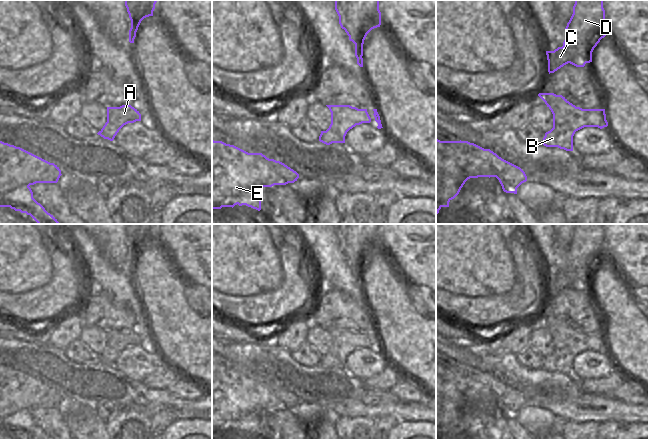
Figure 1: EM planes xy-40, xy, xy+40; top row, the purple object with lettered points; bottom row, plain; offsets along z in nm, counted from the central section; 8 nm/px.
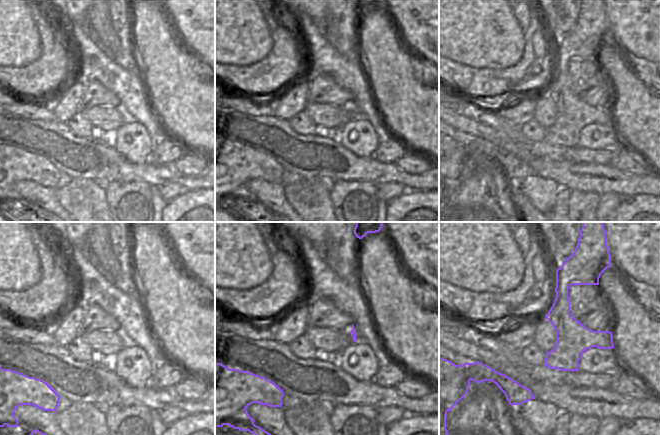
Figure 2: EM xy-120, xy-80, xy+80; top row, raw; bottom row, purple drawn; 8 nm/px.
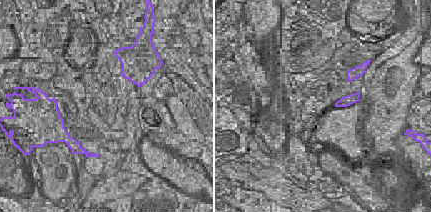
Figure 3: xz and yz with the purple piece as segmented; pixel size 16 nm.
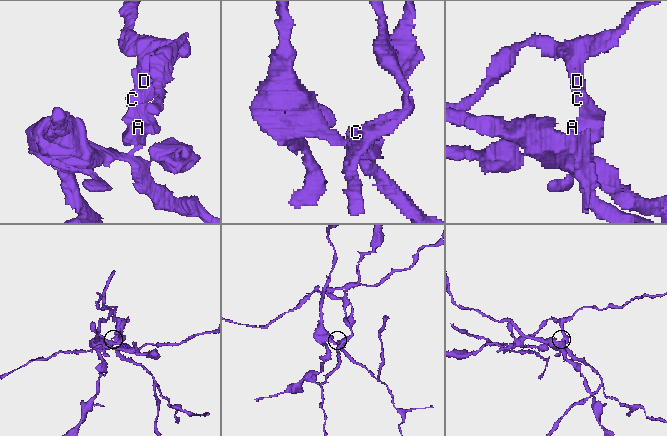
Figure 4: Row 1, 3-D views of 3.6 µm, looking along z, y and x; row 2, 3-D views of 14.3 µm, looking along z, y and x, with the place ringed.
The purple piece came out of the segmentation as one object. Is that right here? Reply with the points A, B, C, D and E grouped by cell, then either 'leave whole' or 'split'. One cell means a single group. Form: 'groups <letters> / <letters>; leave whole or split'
groups A B C D / E; split

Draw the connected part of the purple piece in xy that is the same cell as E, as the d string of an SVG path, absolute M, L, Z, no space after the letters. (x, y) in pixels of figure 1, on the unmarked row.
M212 364L212 433L246 429L261 434L261 411L286 409L262 377L248 377L234 369Z

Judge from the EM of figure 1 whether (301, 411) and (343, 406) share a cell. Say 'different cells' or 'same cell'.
different cells

